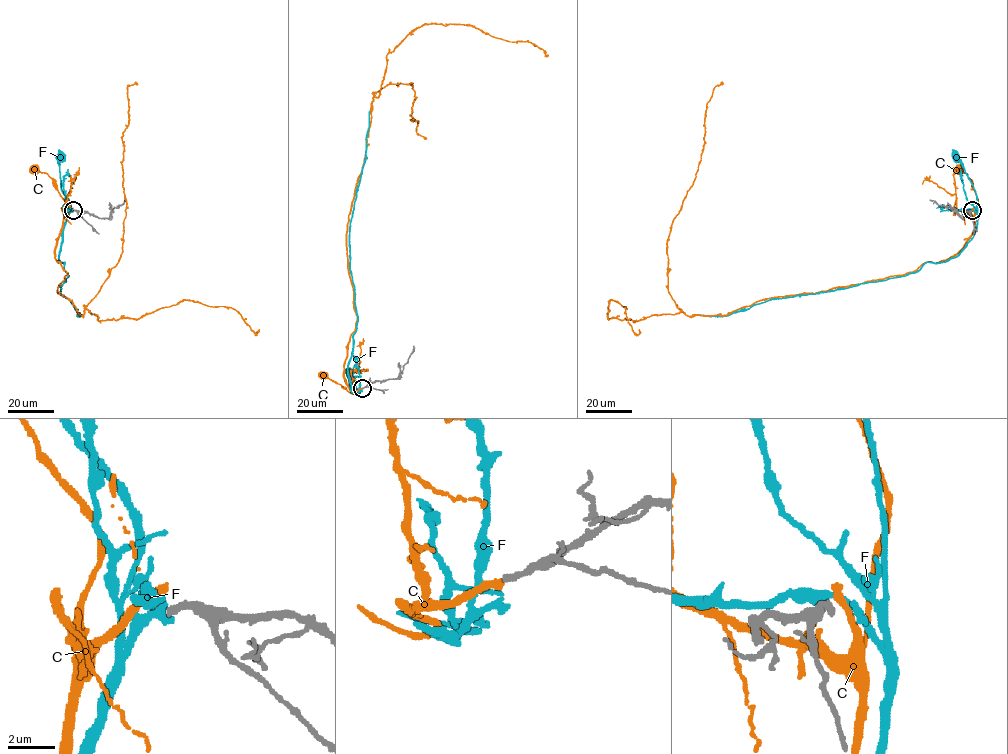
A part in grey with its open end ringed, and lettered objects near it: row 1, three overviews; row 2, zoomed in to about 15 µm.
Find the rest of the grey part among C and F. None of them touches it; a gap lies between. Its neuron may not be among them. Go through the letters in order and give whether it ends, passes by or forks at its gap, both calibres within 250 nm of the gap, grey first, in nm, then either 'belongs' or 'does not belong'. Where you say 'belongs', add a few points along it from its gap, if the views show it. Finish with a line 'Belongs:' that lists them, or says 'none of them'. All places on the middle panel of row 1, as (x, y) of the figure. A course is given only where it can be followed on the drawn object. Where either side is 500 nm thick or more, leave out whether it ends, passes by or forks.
C: it ends there; 320 nm thick on the grey side, 360 nm on the other; belongs; it runs (361, 389), (354, 393), (349, 392), (323, 376)
F: it ends there; 320 nm thick on the grey side, 400 nm on the other; does not belong
Belongs: C

